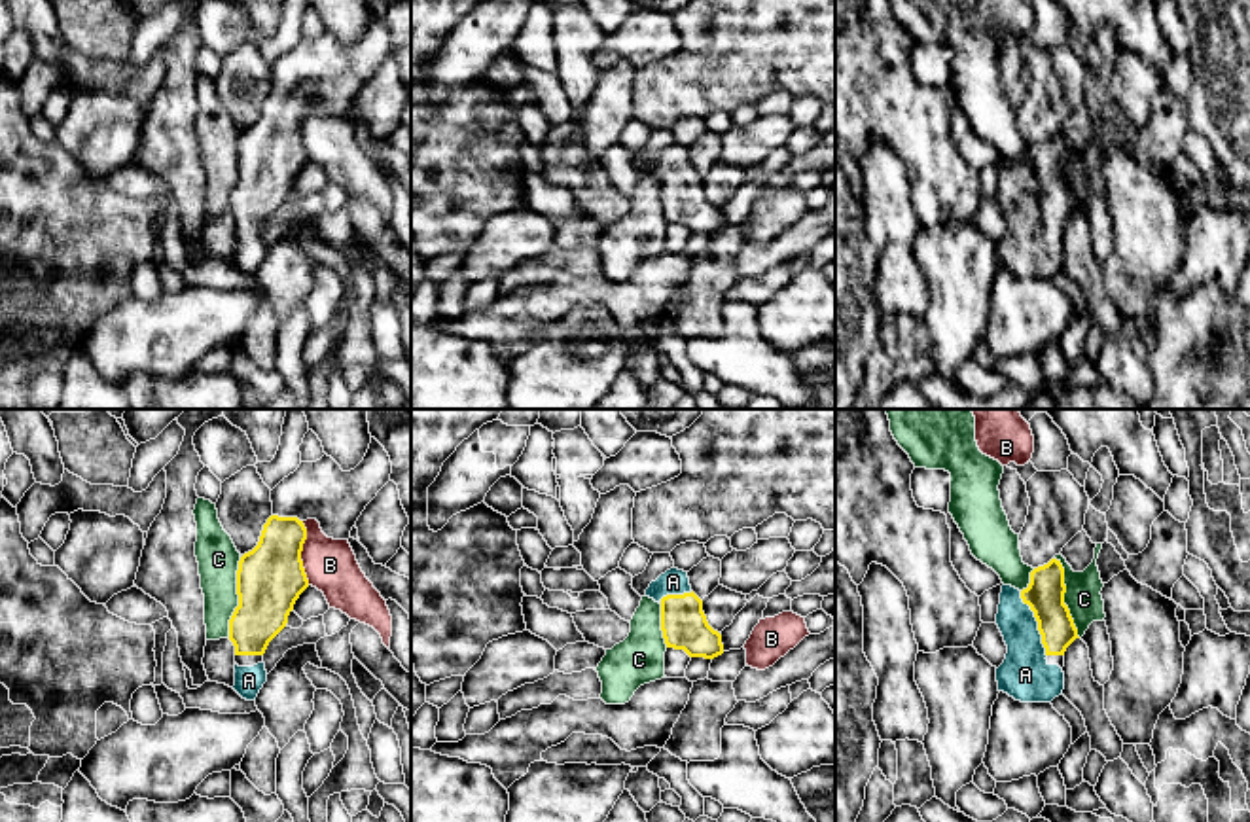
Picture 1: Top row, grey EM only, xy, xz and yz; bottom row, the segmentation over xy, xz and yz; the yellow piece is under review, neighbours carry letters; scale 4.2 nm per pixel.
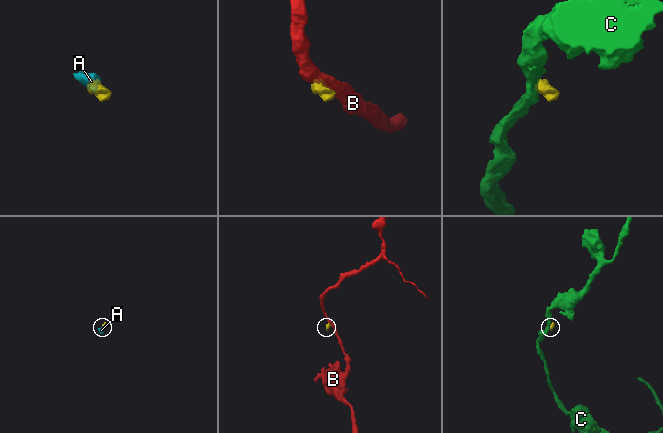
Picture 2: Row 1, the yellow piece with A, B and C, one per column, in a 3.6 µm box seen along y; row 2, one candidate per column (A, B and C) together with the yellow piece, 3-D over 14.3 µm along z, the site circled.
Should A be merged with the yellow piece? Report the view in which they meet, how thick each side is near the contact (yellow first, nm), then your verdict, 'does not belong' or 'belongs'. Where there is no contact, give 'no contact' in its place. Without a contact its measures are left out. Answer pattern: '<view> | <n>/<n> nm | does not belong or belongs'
yz | 160/220 nm | belongs

